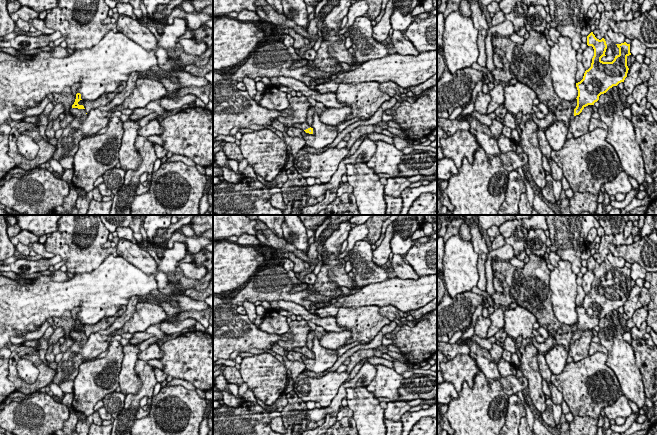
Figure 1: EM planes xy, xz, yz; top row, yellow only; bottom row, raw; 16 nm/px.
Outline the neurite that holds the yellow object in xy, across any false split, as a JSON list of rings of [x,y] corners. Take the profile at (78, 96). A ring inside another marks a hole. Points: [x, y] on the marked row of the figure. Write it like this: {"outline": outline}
{"outline": [[[76,94],[76,99],[72,107],[70,108],[70,113],[72,114],[73,118],[79,118],[80,120],[85,120],[87,118],[88,113],[85,111],[83,105],[79,105],[78,102],[82,100],[81,94]]]}

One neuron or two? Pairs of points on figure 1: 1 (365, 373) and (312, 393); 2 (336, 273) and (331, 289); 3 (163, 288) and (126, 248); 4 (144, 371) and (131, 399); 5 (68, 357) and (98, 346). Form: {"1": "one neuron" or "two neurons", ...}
{"1": "two neurons", "2": "two neurons", "3": "one neuron", "4": "one neuron", "5": "one neuron"}

